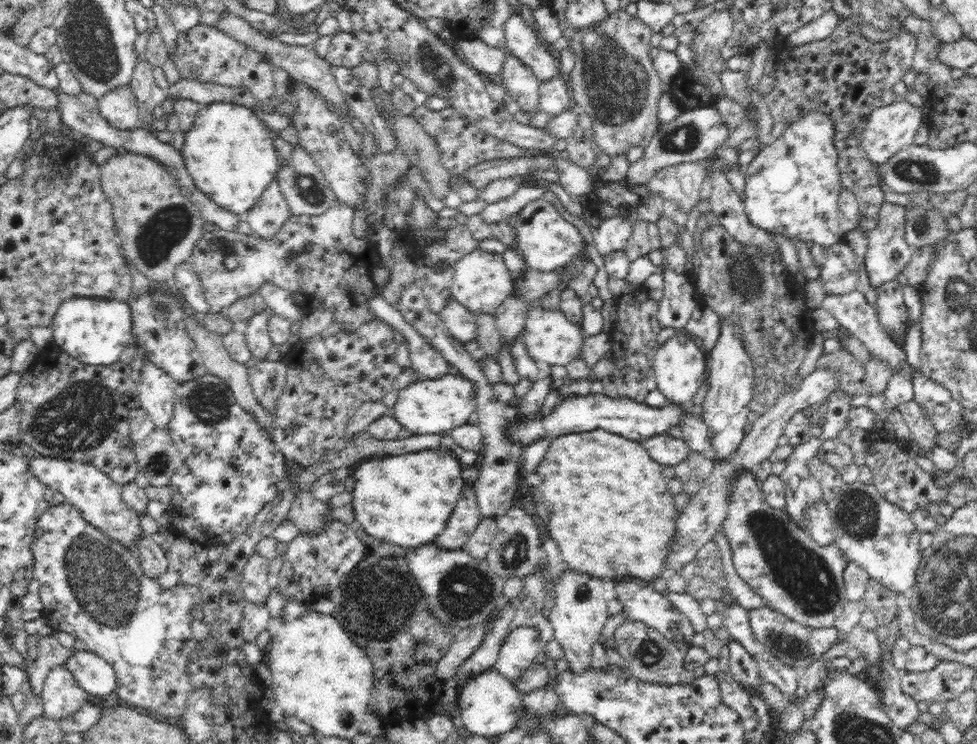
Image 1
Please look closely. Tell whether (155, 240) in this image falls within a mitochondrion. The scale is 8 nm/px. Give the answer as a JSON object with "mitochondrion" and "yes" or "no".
{"mitochondrion":"yes"}

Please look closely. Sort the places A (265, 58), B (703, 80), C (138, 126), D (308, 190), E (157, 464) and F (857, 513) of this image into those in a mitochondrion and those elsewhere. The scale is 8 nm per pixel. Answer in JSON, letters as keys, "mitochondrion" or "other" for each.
{"A":"other","B":"other","C":"other","D":"mitochondrion","E":"mitochondrion","F":"mitochondrion"}

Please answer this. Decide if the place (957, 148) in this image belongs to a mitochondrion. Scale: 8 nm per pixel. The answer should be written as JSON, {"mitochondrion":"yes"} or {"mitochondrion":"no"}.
{"mitochondrion":"no"}

